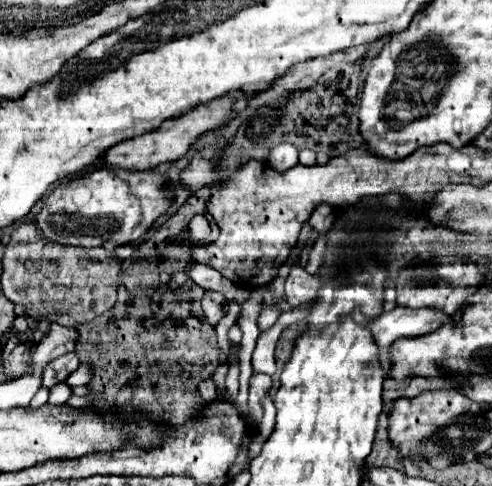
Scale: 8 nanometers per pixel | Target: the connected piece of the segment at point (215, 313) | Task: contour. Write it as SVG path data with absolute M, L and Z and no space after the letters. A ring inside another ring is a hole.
M210 291L204 295L202 299L202 309L204 309L204 315L208 319L210 325L218 325L220 319L228 313L228 303L226 301L218 301L216 295L210 295Z

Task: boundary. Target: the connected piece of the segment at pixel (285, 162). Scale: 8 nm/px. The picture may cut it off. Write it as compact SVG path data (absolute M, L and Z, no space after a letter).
M280 143L270 151L268 165L276 171L286 171L298 163L298 151L290 143Z

